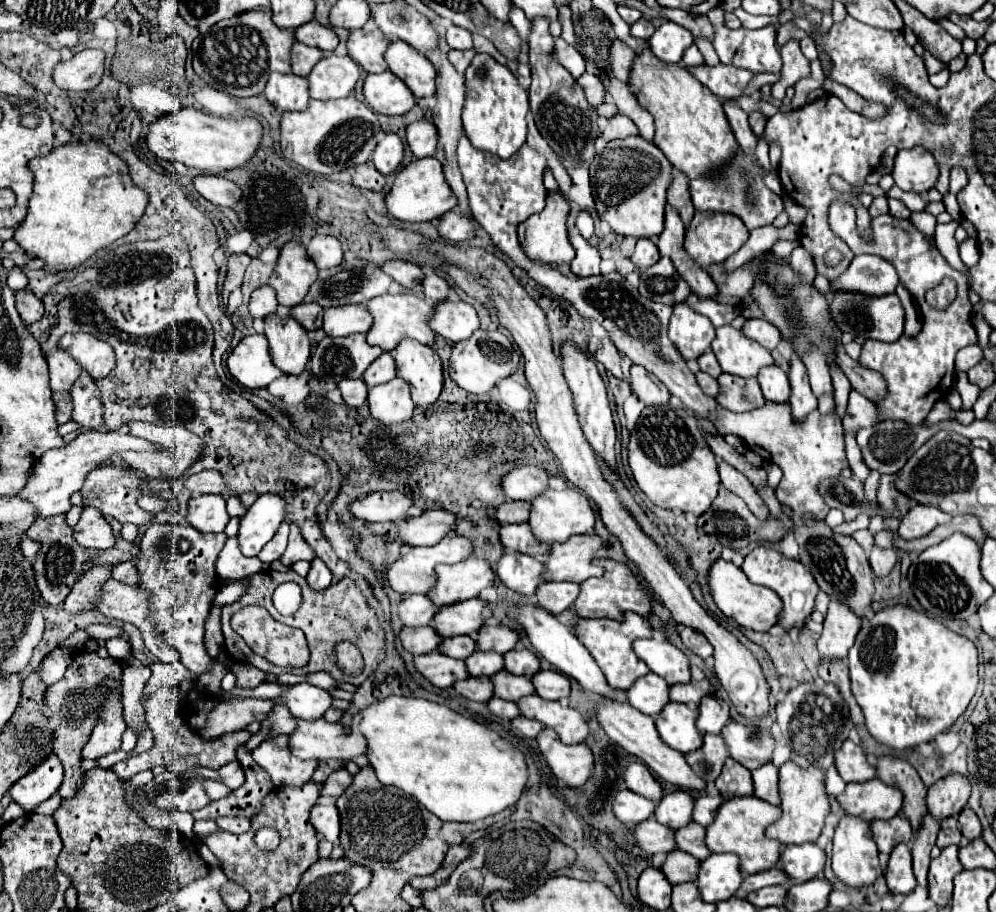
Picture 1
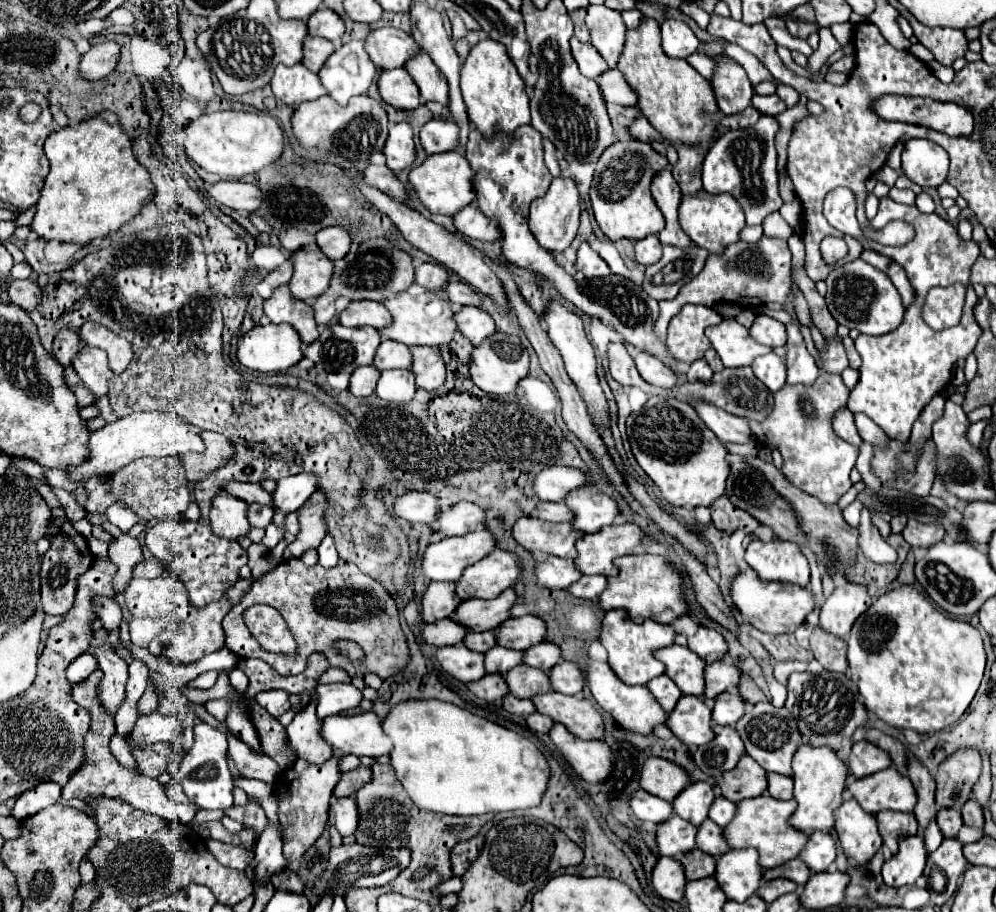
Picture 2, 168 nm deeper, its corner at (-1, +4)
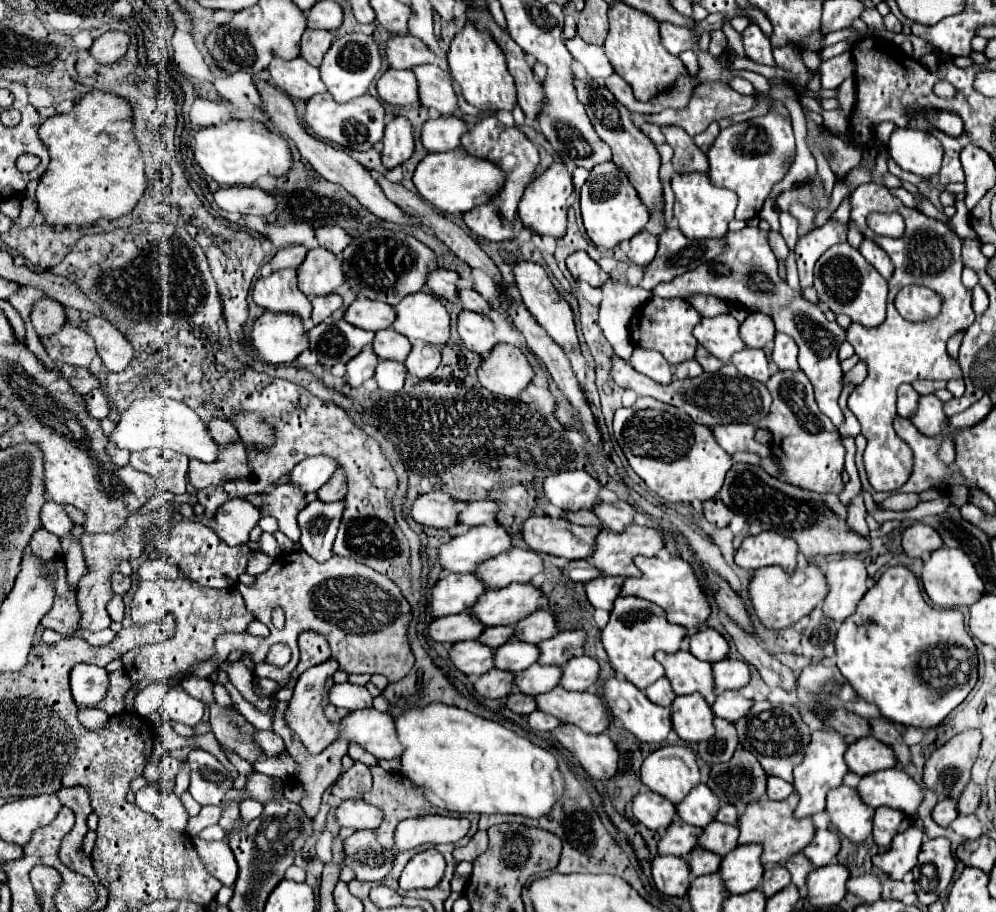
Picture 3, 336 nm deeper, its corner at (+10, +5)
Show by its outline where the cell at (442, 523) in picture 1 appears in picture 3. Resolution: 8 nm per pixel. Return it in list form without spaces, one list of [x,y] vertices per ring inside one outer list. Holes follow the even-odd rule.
[[[468,502],[466,508],[458,514],[458,524],[464,526],[482,526],[492,524],[498,506],[494,502]]]

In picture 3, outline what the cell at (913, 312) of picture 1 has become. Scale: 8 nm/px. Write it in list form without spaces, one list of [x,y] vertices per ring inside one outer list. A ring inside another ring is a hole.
[[[864,240],[860,246],[860,254],[880,272],[880,276],[884,280],[892,278],[892,262],[880,246],[876,246],[872,240]]]

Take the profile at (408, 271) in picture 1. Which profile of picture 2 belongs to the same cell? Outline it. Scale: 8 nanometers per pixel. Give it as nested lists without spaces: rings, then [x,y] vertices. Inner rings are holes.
[[[423,263],[415,271],[415,283],[427,287],[429,291],[443,291],[449,283],[449,273],[443,265],[439,263]]]

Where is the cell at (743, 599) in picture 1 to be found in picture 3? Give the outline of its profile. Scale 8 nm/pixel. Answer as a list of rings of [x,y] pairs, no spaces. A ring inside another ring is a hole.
[[[808,564],[808,574],[794,570],[794,572],[784,572],[780,566],[770,566],[770,568],[760,568],[754,572],[750,584],[748,584],[748,600],[762,622],[762,626],[770,630],[780,630],[780,628],[790,628],[794,626],[802,616],[808,616],[826,596],[828,586],[824,580],[824,574],[814,566]]]

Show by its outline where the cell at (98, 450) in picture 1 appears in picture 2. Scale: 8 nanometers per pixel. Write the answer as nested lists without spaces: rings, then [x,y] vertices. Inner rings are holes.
[[[141,411],[141,413],[131,413],[127,417],[121,417],[99,431],[93,431],[89,437],[89,459],[83,465],[71,467],[67,471],[75,481],[81,481],[93,475],[121,469],[137,457],[167,457],[177,453],[183,455],[189,451],[205,451],[205,443],[193,425],[189,425],[177,413]]]

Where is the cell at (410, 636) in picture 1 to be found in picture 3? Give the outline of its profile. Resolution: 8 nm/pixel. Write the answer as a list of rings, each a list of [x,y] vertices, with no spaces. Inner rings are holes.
[[[460,612],[454,616],[444,616],[444,618],[436,618],[432,620],[432,624],[428,626],[428,636],[434,642],[462,642],[462,640],[476,640],[476,636],[484,630],[484,626],[470,618],[470,614]]]

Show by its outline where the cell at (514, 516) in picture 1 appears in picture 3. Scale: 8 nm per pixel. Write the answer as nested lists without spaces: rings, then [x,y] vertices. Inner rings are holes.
[[[576,510],[576,512],[562,512],[562,518],[572,522],[572,524],[580,524],[580,526],[598,526],[602,528],[600,520],[590,512],[590,510]]]

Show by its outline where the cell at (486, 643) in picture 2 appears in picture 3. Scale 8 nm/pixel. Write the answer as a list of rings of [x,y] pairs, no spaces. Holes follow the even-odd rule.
[[[496,626],[496,628],[486,628],[476,640],[480,644],[496,650],[496,646],[506,644],[512,636],[514,636],[514,628],[512,626]]]

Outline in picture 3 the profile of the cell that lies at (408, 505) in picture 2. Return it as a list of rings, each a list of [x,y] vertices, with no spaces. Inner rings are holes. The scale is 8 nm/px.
[[[444,492],[422,494],[412,502],[410,516],[422,524],[432,528],[448,528],[456,526],[458,512],[454,510],[454,500]]]

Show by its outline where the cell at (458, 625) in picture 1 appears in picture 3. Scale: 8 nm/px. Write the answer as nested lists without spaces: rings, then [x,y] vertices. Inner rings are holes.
[[[512,584],[500,590],[484,592],[468,614],[484,626],[514,626],[538,610],[542,592],[532,584]]]

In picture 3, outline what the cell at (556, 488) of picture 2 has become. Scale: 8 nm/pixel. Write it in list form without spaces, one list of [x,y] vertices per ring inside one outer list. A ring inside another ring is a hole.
[[[566,470],[552,474],[544,480],[544,496],[562,510],[580,510],[592,508],[598,498],[600,484],[584,470]]]

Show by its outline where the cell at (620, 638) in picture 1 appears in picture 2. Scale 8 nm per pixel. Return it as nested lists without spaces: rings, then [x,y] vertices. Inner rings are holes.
[[[611,609],[603,619],[601,643],[609,653],[609,665],[621,681],[627,685],[647,685],[653,677],[665,673],[665,665],[653,657],[653,649],[669,647],[675,643],[675,629],[671,625],[661,625],[651,619],[635,623],[629,619],[627,611]]]

